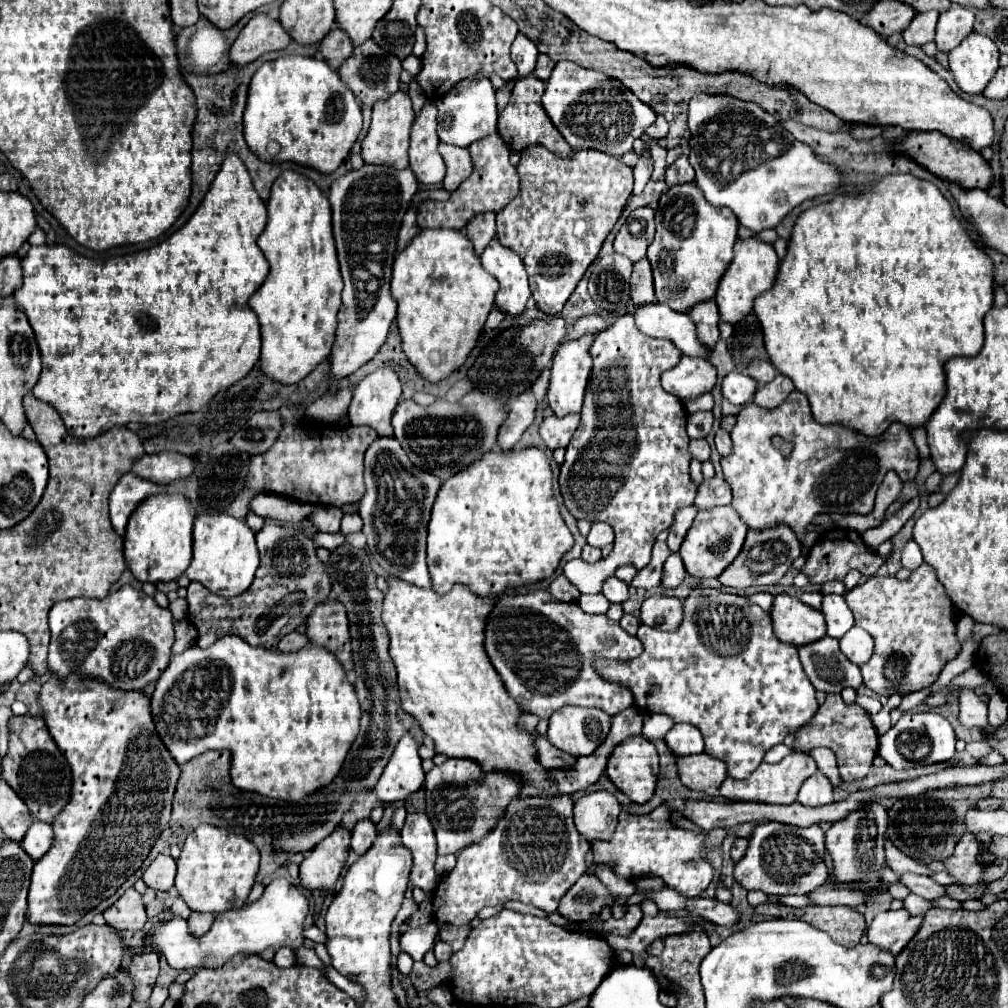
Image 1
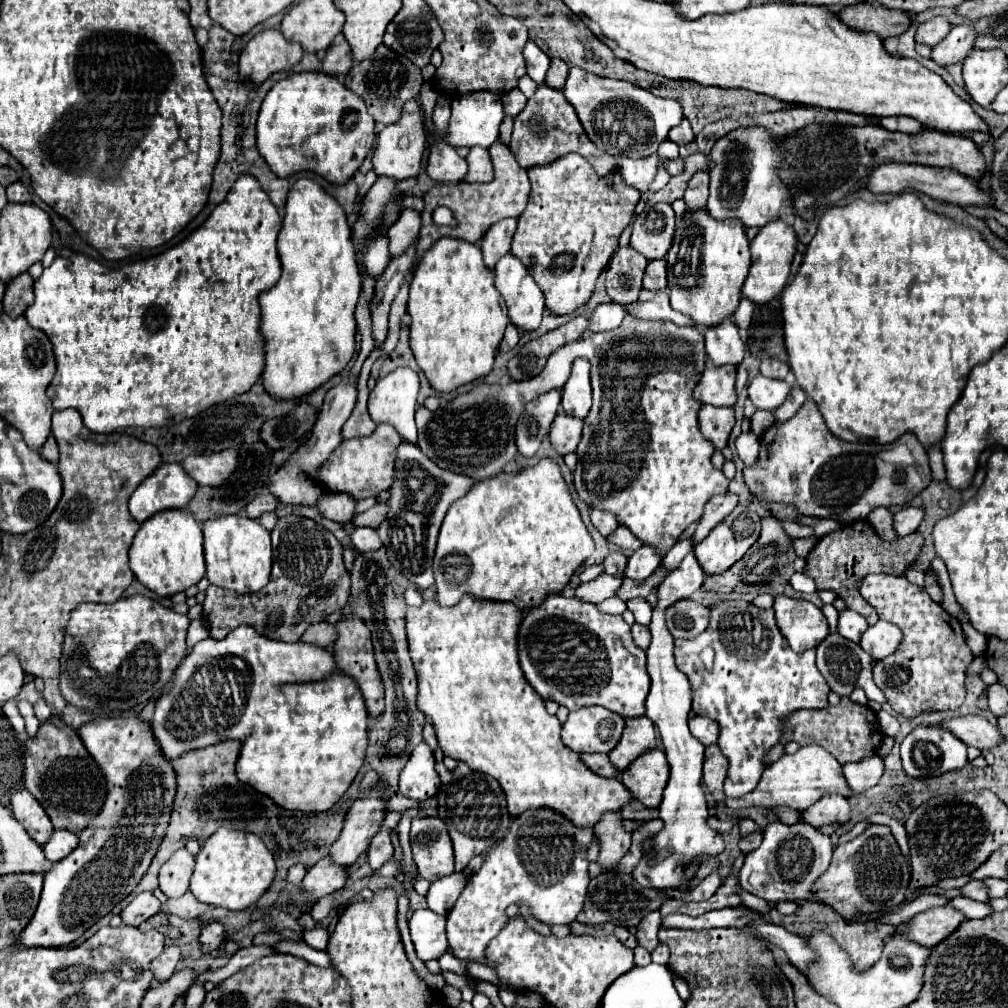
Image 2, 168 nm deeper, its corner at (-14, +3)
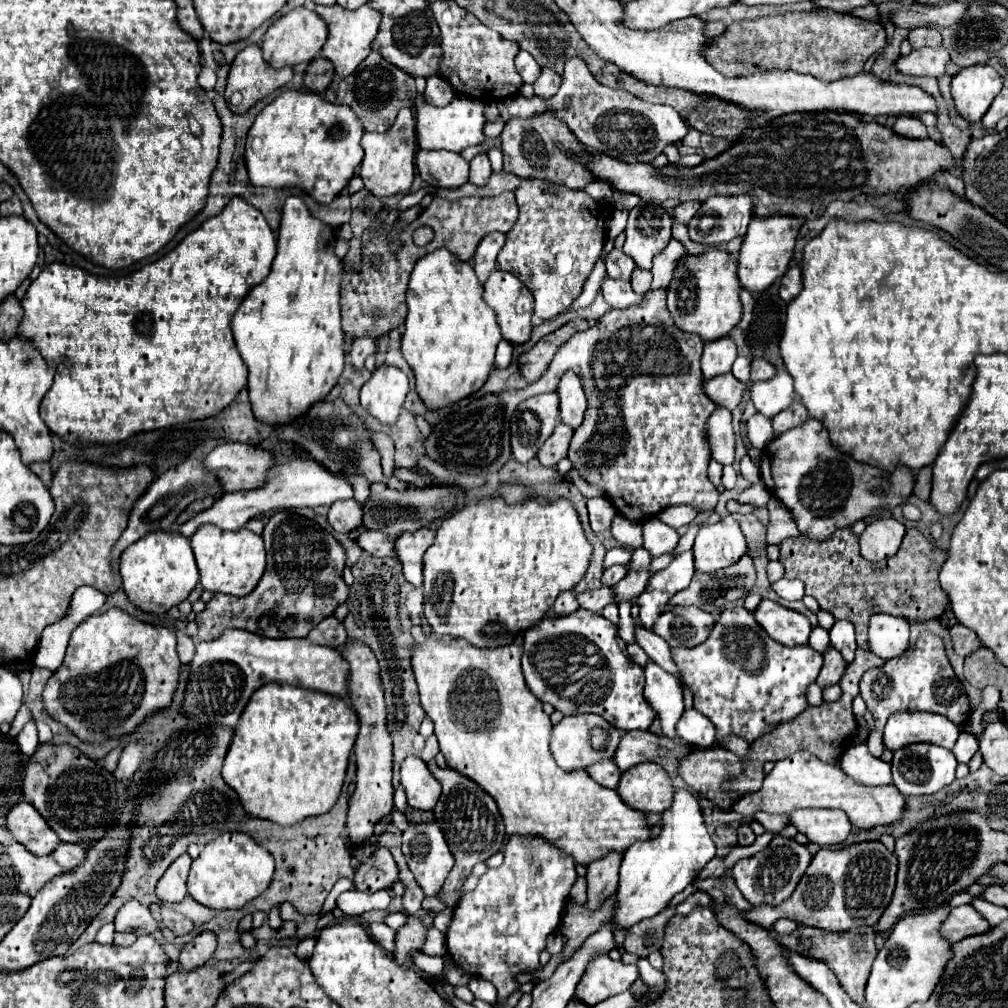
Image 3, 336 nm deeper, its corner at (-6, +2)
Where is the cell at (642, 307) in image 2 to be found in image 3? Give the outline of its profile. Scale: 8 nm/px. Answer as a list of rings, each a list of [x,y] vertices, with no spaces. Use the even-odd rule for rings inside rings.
[[[604,277],[602,287],[600,287],[604,299],[608,301],[608,305],[612,309],[624,309],[624,307],[638,307],[644,301],[644,295],[632,291],[628,281],[620,281],[620,279],[610,279]]]

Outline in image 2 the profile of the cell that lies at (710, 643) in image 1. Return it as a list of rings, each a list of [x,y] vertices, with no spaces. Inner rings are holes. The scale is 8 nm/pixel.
[[[728,600],[710,606],[710,626],[700,636],[692,640],[676,640],[674,644],[676,666],[684,672],[692,686],[692,708],[700,716],[708,716],[720,724],[718,746],[728,758],[728,776],[724,780],[724,794],[742,798],[752,792],[764,772],[762,756],[780,740],[780,722],[786,714],[800,708],[824,708],[828,704],[826,696],[830,692],[824,676],[816,668],[816,650],[806,650],[802,654],[794,652],[782,632],[776,626],[774,610],[756,608],[744,600]],[[712,648],[712,664],[706,666],[702,660],[702,650]]]

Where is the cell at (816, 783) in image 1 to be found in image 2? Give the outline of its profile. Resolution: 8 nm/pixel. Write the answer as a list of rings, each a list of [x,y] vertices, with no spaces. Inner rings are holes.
[[[828,794],[820,798],[820,802],[812,804],[808,810],[802,812],[802,822],[820,828],[828,824],[840,824],[844,826],[850,820],[850,806],[846,798],[840,798],[838,794]]]

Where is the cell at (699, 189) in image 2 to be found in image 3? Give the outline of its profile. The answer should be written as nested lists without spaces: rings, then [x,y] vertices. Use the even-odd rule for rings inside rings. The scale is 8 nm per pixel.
[[[684,201],[684,203],[680,203],[680,205],[676,205],[674,207],[674,211],[672,211],[672,215],[680,221],[680,223],[684,223],[684,225],[688,225],[688,221],[698,213],[698,209],[700,209],[700,203],[692,203],[692,201]]]

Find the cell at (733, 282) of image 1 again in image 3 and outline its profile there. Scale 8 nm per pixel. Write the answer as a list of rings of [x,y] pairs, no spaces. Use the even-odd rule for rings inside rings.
[[[772,215],[772,217],[754,217],[748,225],[748,233],[744,235],[742,249],[738,253],[738,279],[740,285],[750,291],[752,295],[766,293],[778,277],[782,277],[788,269],[788,263],[794,253],[796,235],[802,221],[786,215]]]

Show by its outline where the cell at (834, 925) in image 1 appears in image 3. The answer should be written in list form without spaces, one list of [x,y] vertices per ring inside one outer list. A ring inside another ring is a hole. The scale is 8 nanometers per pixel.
[[[798,925],[798,929],[794,929],[790,935],[782,935],[774,929],[768,929],[768,933],[774,941],[778,941],[780,945],[784,945],[784,947],[796,951],[796,953],[802,953],[802,955],[808,955],[808,957],[814,957],[814,959],[824,959],[826,965],[838,977],[844,991],[856,1003],[864,1001],[864,987],[866,987],[866,981],[868,981],[868,975],[870,975],[872,961],[876,959],[876,953],[878,953],[876,945],[874,945],[876,933],[874,933],[872,927],[856,927],[856,931],[832,933],[832,931],[820,931],[818,927]]]

